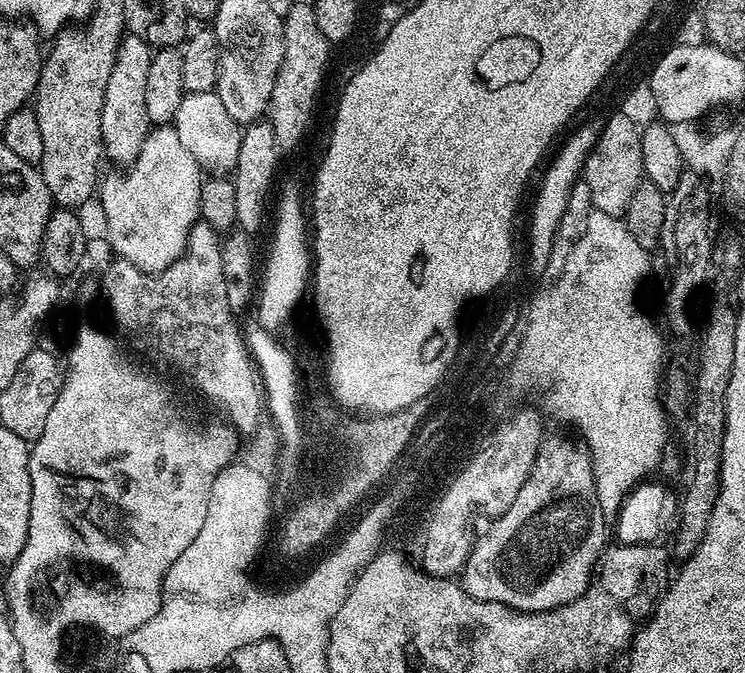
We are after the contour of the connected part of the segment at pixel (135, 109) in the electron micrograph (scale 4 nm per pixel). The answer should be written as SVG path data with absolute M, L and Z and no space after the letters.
M125 35L106 86L102 106L104 153L107 159L118 163L115 164L118 166L127 166L137 160L142 144L152 128L146 112L145 95L153 53L150 44L141 35Z

